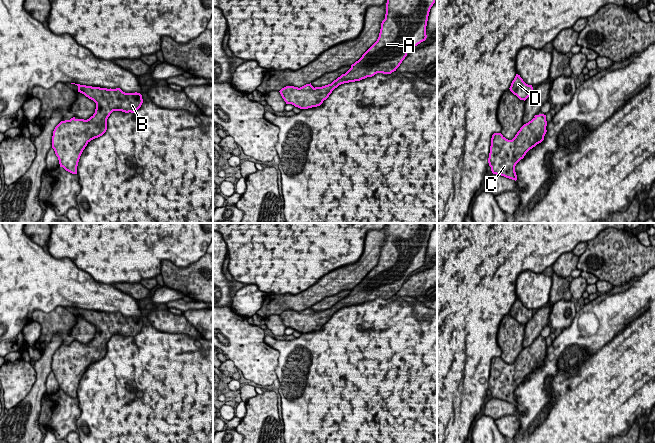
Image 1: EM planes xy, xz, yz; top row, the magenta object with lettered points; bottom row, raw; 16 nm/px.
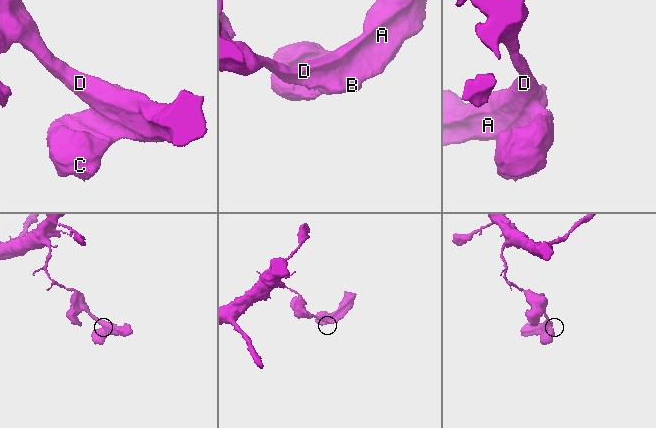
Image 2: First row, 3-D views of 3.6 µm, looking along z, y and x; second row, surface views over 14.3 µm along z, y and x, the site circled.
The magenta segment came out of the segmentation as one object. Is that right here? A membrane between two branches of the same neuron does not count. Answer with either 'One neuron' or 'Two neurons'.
One neuron

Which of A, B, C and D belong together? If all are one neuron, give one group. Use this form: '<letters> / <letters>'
A B C D

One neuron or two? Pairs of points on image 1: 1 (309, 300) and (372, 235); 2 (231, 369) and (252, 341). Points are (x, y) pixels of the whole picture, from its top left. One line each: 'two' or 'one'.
1: one
2: two

